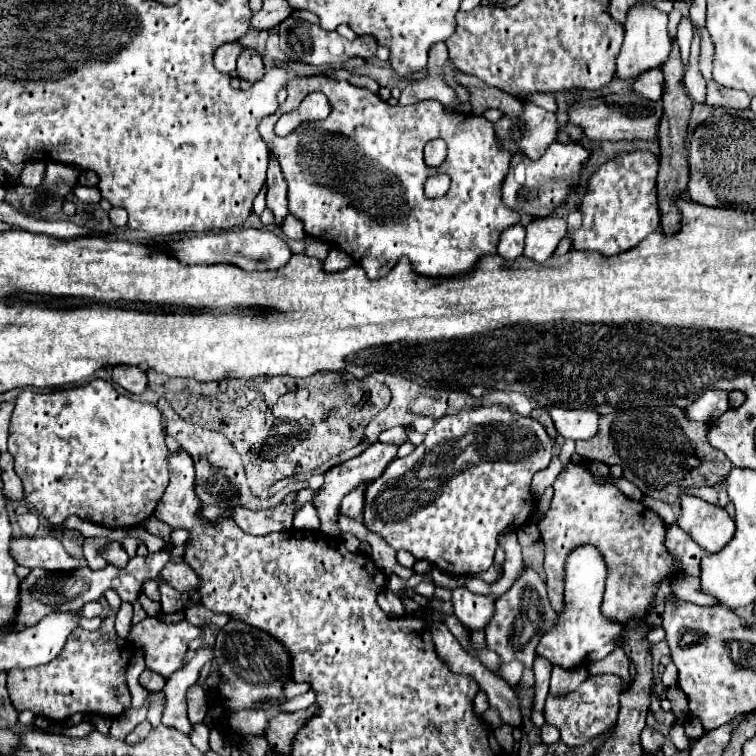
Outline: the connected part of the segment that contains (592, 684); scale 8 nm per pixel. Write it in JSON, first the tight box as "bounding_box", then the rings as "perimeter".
{"bounding_box":[544,675,622,747],"perimeter":[[[590,675],[588,681],[584,681],[584,685],[580,685],[580,689],[560,695],[560,697],[548,697],[546,701],[546,709],[544,709],[544,717],[548,725],[556,725],[560,729],[562,741],[570,747],[576,745],[584,745],[588,739],[604,733],[604,729],[608,729],[608,725],[612,725],[612,721],[616,721],[616,709],[618,705],[618,697],[622,691],[622,681],[616,675]]]}

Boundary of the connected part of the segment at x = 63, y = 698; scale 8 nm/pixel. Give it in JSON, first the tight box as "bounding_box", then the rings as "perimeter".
{"bounding_box":[8,589,134,723],"perimeter":[[[108,589],[104,597],[110,611],[98,631],[74,629],[68,635],[64,649],[50,663],[32,669],[8,671],[8,693],[18,711],[30,709],[34,715],[46,715],[54,723],[64,723],[74,713],[98,713],[114,719],[130,707],[126,669],[134,655],[134,647],[128,647],[126,639],[116,639],[114,619],[122,599],[112,589]]]}

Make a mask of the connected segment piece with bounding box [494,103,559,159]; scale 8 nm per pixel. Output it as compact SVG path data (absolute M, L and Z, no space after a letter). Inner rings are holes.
M526 103L526 113L522 113L524 137L520 141L512 141L512 137L508 137L510 125L512 125L512 119L506 115L494 125L500 145L512 153L516 153L516 149L522 149L532 159L544 155L544 149L548 149L548 145L556 139L556 133L559 131L554 113L528 103Z

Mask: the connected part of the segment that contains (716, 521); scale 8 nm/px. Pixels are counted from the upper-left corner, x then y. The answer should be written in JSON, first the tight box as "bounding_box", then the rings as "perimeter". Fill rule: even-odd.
{"bounding_box":[676,495,734,553],"perimeter":[[[682,495],[680,517],[676,523],[708,553],[722,549],[734,533],[734,521],[722,507],[692,495]]]}

